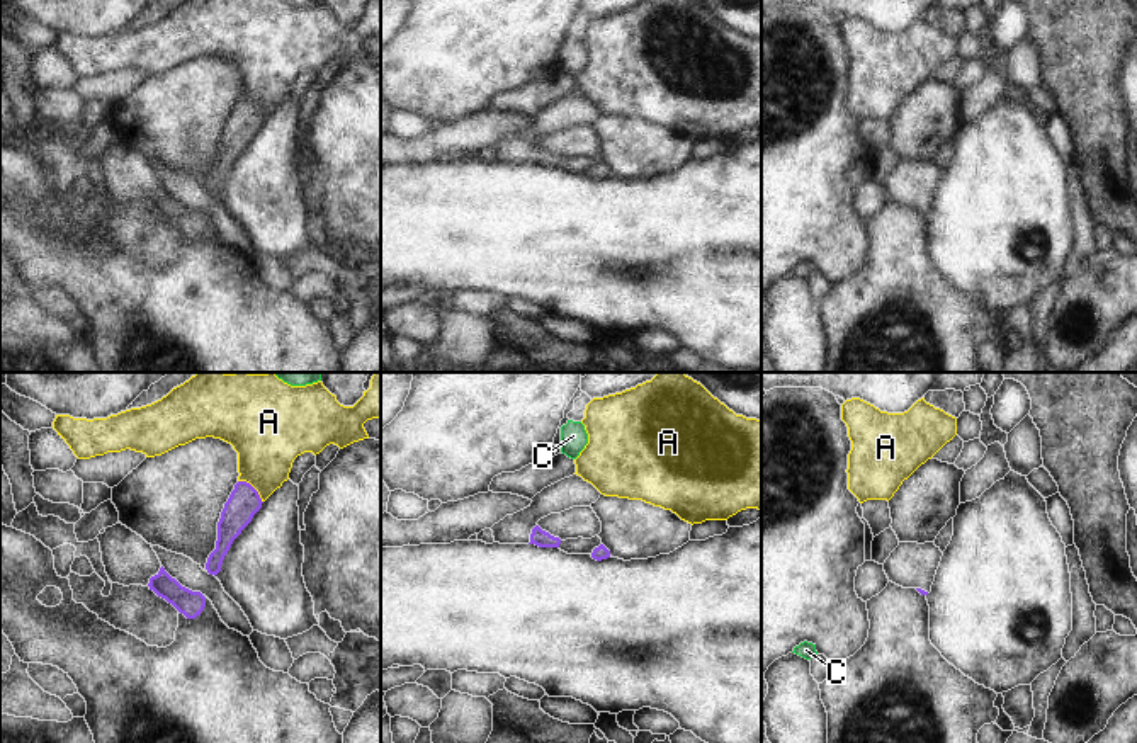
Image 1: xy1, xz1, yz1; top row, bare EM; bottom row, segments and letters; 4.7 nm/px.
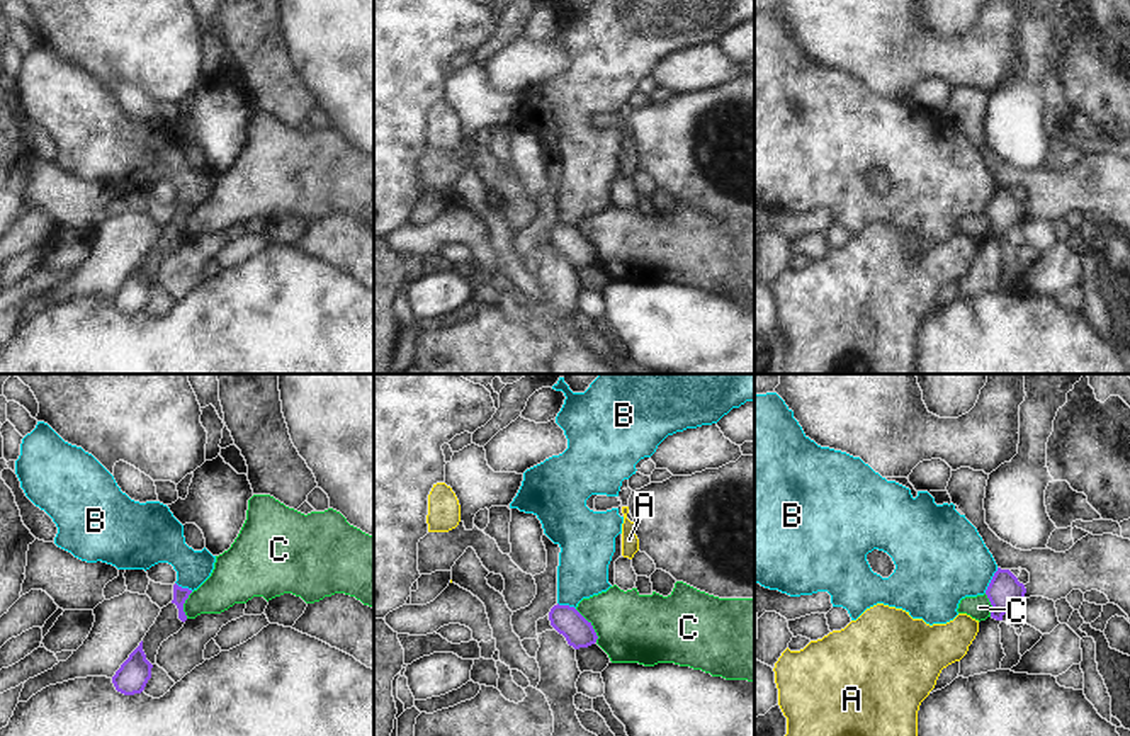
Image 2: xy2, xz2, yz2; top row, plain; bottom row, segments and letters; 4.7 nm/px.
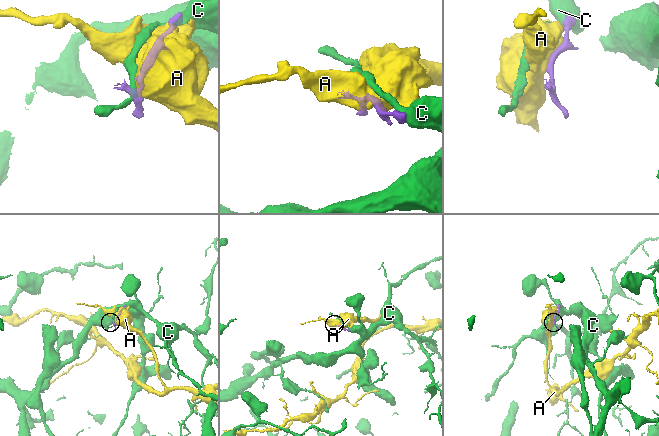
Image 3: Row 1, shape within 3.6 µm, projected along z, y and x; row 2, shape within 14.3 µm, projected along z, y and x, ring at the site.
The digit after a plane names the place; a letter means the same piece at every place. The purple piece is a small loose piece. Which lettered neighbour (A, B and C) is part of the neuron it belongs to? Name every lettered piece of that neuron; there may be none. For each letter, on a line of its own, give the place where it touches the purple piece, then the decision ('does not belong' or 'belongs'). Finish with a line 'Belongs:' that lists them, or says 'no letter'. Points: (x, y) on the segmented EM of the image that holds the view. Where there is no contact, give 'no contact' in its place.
A: meets purple in xy1 at (254, 488); does not belong
B: meets purple in yz2 at (991, 580); does not belong
C: meets purple in xz2 at (592, 626); does not belong
Belongs: no letter

